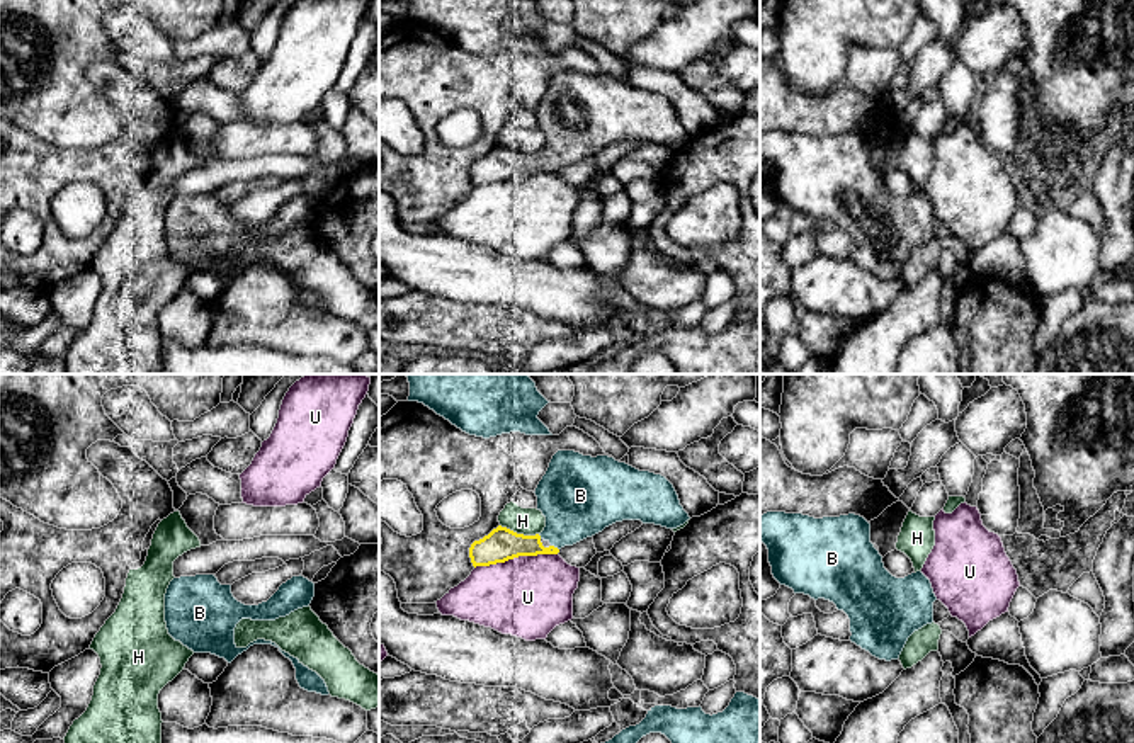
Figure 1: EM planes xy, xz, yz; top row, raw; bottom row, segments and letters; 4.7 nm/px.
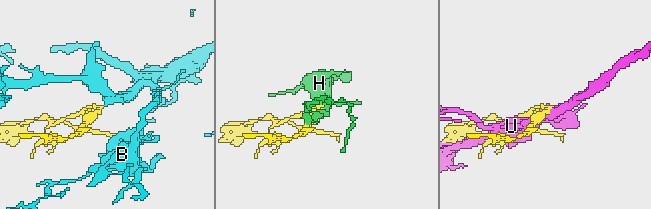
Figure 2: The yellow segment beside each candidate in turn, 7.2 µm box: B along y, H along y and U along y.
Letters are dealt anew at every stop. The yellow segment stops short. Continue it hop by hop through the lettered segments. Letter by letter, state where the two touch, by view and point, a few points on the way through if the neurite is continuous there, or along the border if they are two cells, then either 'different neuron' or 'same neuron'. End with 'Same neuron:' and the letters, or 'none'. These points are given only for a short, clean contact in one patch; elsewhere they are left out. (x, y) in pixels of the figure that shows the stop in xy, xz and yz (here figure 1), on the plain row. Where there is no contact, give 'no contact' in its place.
B: xz (553, 165) | across xz (500, 164), (553, 165), (578, 119) | same neuron
H: xz (519, 153) | different neuron
U: xz (515, 175) | different neuron
Same neuron: B

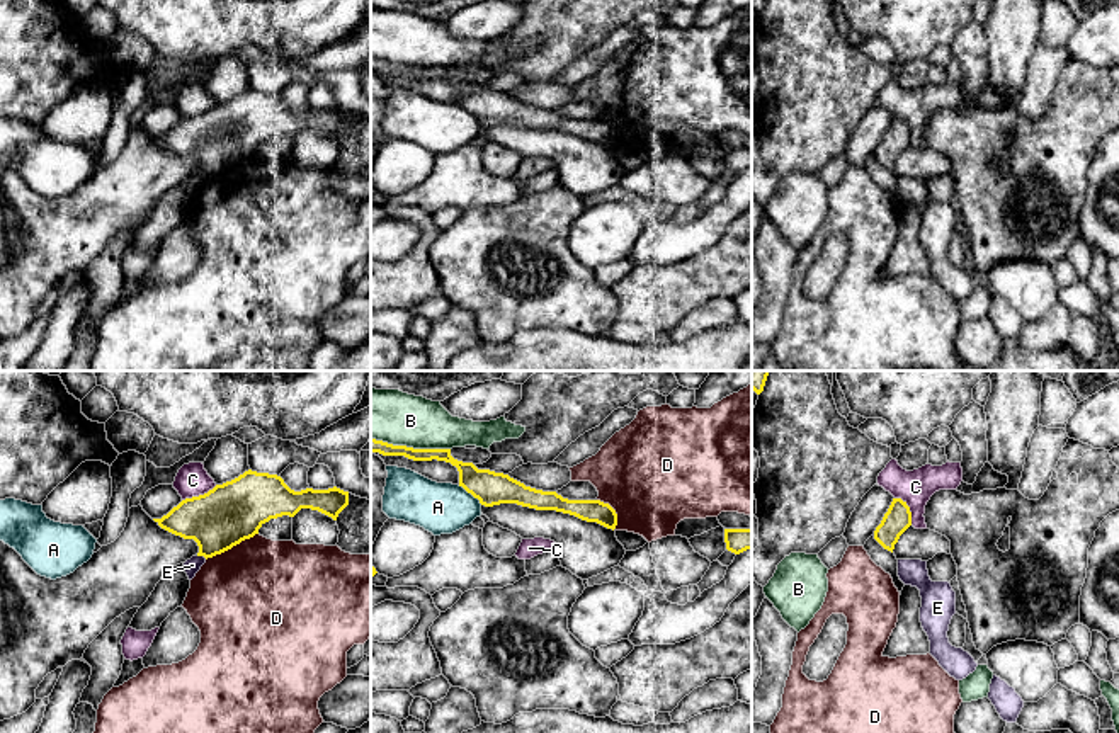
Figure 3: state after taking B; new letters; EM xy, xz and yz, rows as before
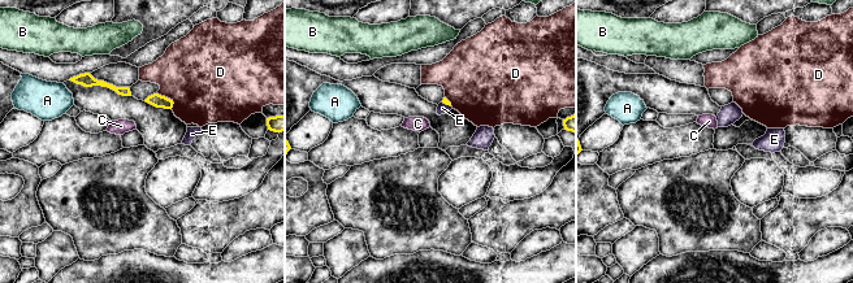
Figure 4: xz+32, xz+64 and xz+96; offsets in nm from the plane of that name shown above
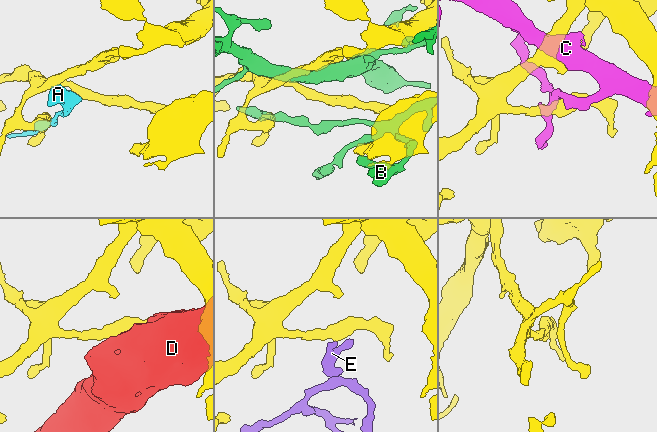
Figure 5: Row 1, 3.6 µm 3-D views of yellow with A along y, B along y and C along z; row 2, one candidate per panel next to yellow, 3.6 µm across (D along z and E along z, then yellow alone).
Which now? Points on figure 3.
A: xz (470, 111) | different neuron
B: xz (410, 67) | different neuron
C: xy (199, 114) | different neuron
D: xy (232, 165) | different neuron
E: xy (203, 174) | along xy (198, 174), (206, 177) | different neuron
Same neuron: none

